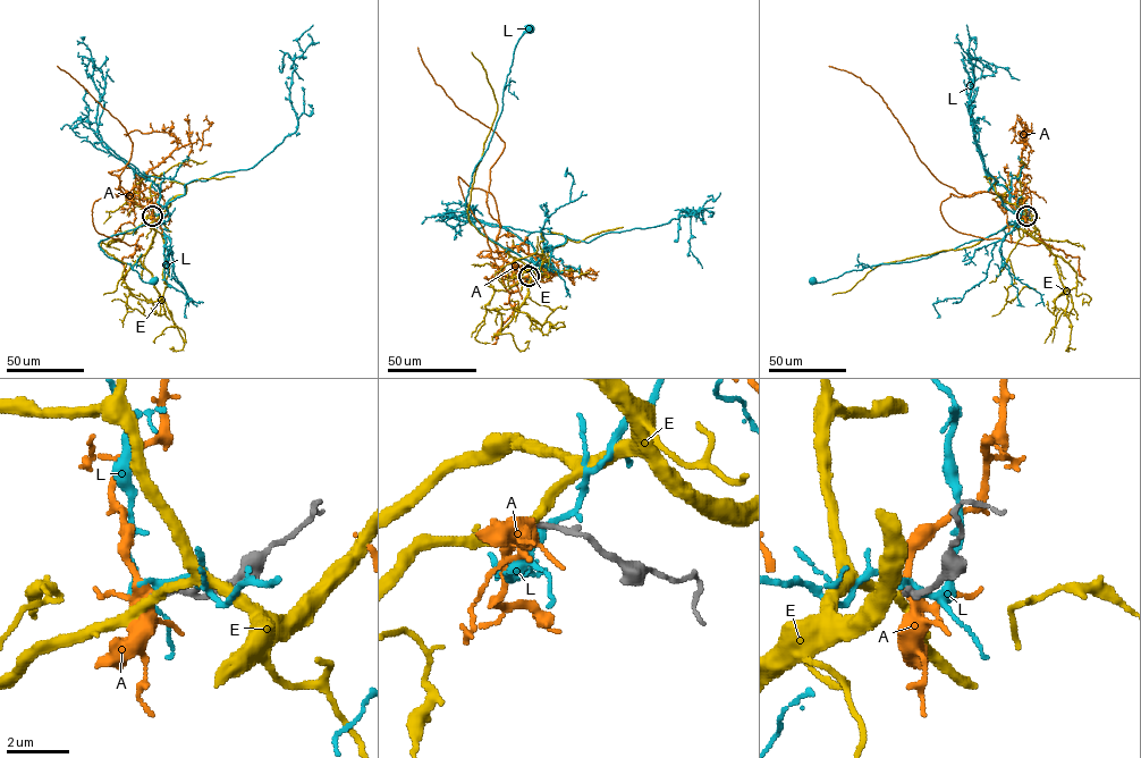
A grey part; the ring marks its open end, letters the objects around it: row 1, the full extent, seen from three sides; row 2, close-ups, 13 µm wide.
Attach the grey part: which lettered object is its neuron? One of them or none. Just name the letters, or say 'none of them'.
A

